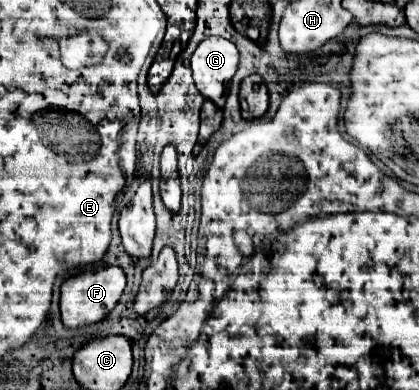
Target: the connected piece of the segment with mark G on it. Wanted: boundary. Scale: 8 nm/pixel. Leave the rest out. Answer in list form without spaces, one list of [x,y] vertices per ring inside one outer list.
[[[208,36],[198,44],[190,64],[196,88],[206,100],[222,104],[228,84],[238,70],[238,56],[238,48],[220,36]]]

